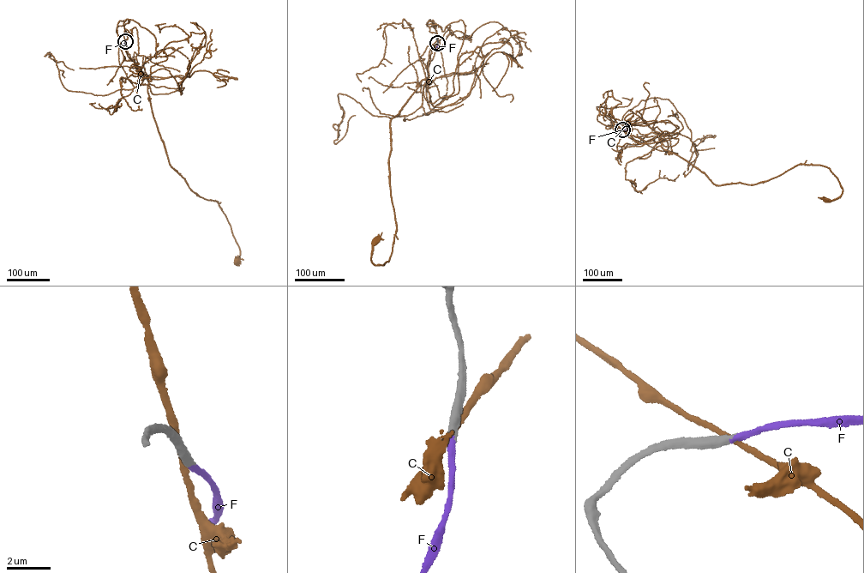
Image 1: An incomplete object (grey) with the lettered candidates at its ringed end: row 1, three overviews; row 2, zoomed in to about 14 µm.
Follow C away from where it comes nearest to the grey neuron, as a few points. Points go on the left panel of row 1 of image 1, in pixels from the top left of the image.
C: (125, 41), (147, 79), (170, 163), (194, 192), (218, 202), (239, 247), (236, 261)

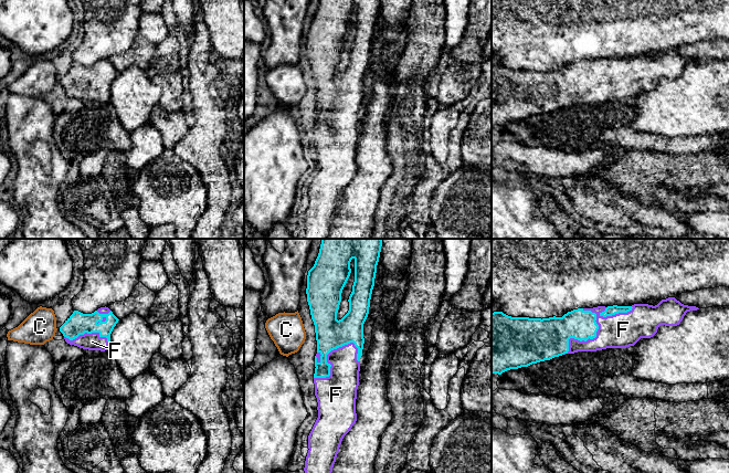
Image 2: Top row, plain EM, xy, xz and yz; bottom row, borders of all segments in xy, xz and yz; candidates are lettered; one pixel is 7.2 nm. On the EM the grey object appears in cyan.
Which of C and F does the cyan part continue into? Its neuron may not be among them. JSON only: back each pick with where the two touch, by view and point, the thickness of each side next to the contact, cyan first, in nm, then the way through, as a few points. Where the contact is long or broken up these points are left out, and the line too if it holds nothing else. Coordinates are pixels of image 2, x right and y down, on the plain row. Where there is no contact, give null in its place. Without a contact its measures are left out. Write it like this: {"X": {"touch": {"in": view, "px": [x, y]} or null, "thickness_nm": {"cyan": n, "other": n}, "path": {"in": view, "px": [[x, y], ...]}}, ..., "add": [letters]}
{"F": {"touch": {"in": "xz", "px": [326, 112]}, "thickness_nm": {"cyan": 220, "other": 260}}, "add": ["F"]}

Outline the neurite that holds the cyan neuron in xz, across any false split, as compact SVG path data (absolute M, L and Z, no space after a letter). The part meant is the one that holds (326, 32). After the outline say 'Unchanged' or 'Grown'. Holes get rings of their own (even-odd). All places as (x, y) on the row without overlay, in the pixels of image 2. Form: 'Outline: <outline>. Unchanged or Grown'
Outline: M320 0L314 19L308 23L306 46L317 93L314 136L318 170L308 188L309 202L304 220L306 239L328 239L341 193L357 174L363 76L369 66L380 4L381 0ZM352 11L355 34L348 52L349 63L338 73L341 45L351 25Z. Grown

